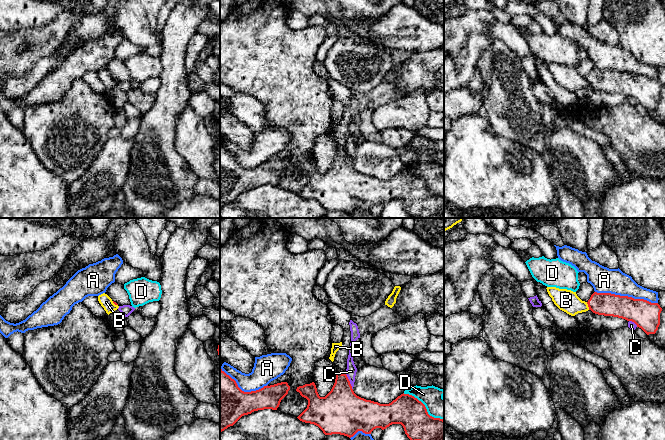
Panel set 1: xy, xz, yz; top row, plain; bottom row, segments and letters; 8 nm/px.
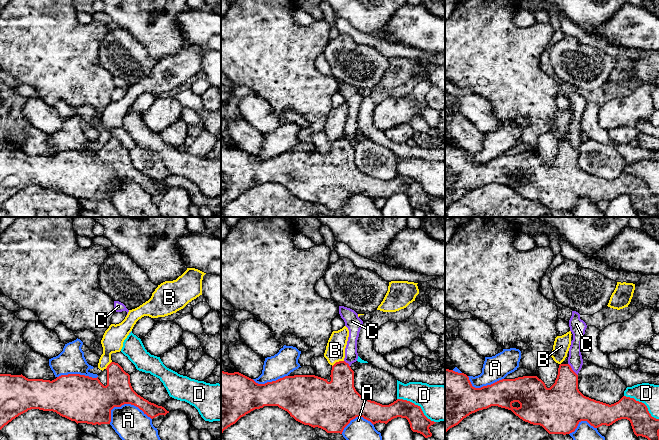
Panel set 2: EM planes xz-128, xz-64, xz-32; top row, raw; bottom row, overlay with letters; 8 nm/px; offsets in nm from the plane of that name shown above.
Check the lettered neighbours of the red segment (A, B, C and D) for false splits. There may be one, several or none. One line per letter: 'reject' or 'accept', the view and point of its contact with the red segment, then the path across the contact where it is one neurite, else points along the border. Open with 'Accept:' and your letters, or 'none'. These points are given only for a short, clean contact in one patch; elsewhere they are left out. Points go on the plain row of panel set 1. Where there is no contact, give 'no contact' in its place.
Accept: none
A: reject; meets red in yz at (626, 72)
B: reject; meets red in yz at (588, 82); border along yz (586, 78), (589, 85)
C: reject; meets red in xz at (349, 158)
D: reject; meets red in xz at (424, 182)

